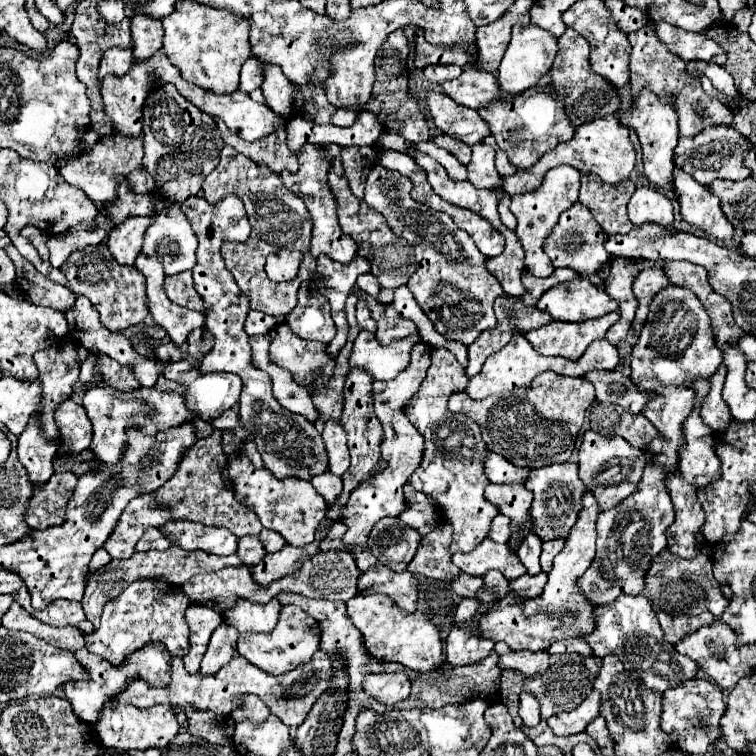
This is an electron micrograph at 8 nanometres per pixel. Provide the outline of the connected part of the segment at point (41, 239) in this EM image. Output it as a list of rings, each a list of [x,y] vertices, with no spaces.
[[[25,226],[25,228],[21,230],[21,236],[27,236],[29,242],[37,248],[39,256],[41,256],[43,260],[47,260],[47,256],[49,256],[49,250],[47,250],[47,246],[45,246],[47,234],[45,234],[43,230],[39,230],[39,228],[35,228],[35,226]]]

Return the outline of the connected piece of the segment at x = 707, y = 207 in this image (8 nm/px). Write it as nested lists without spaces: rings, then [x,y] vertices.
[[[675,168],[673,176],[683,220],[717,242],[733,240],[733,226],[723,218],[719,200],[707,194],[705,186],[691,178],[691,174]]]

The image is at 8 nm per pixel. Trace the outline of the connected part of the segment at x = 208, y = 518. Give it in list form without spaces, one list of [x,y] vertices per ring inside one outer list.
[[[213,428],[213,432],[207,438],[199,438],[191,450],[181,458],[175,474],[155,492],[143,494],[139,498],[133,498],[127,504],[127,510],[123,512],[123,518],[111,538],[105,542],[105,550],[113,558],[131,558],[137,540],[143,536],[143,532],[149,526],[161,528],[169,520],[191,520],[201,522],[207,526],[223,526],[229,528],[237,538],[245,534],[259,534],[261,522],[255,518],[251,510],[247,510],[243,504],[235,500],[235,494],[231,490],[231,480],[227,474],[227,458],[223,454],[223,436],[233,434],[233,430],[219,430]]]

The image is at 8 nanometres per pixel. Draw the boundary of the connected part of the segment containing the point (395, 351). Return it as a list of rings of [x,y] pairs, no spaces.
[[[361,330],[353,344],[353,352],[349,356],[349,372],[353,368],[361,368],[369,372],[373,380],[383,380],[383,382],[393,380],[395,374],[399,374],[399,370],[407,366],[411,346],[413,342],[419,342],[419,340],[421,338],[415,332],[413,338],[409,340],[399,340],[391,346],[381,346],[373,332]]]

